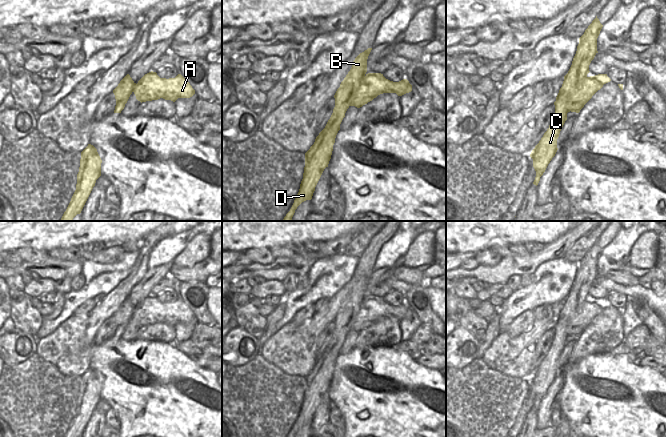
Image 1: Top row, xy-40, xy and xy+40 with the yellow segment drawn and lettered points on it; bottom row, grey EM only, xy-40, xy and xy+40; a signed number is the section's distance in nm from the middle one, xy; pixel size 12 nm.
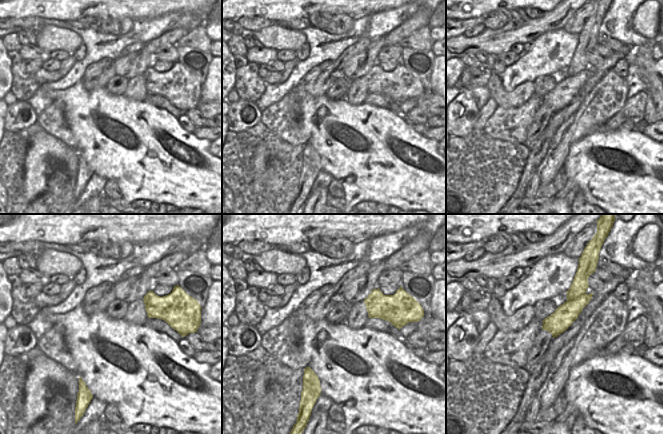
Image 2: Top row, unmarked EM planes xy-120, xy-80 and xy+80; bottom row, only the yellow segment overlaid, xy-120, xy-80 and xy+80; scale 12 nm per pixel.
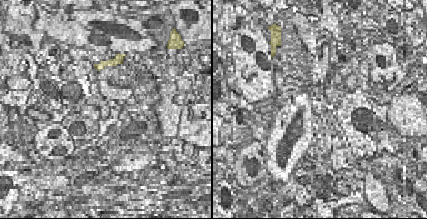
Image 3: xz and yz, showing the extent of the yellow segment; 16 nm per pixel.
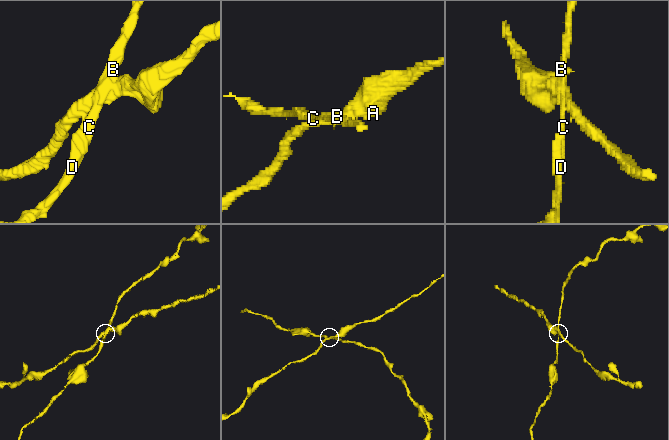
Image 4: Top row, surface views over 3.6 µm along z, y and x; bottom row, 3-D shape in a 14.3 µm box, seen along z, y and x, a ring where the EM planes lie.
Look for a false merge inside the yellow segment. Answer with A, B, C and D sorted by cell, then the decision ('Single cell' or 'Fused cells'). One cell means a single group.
Groups: A / B C D. Fused cells

